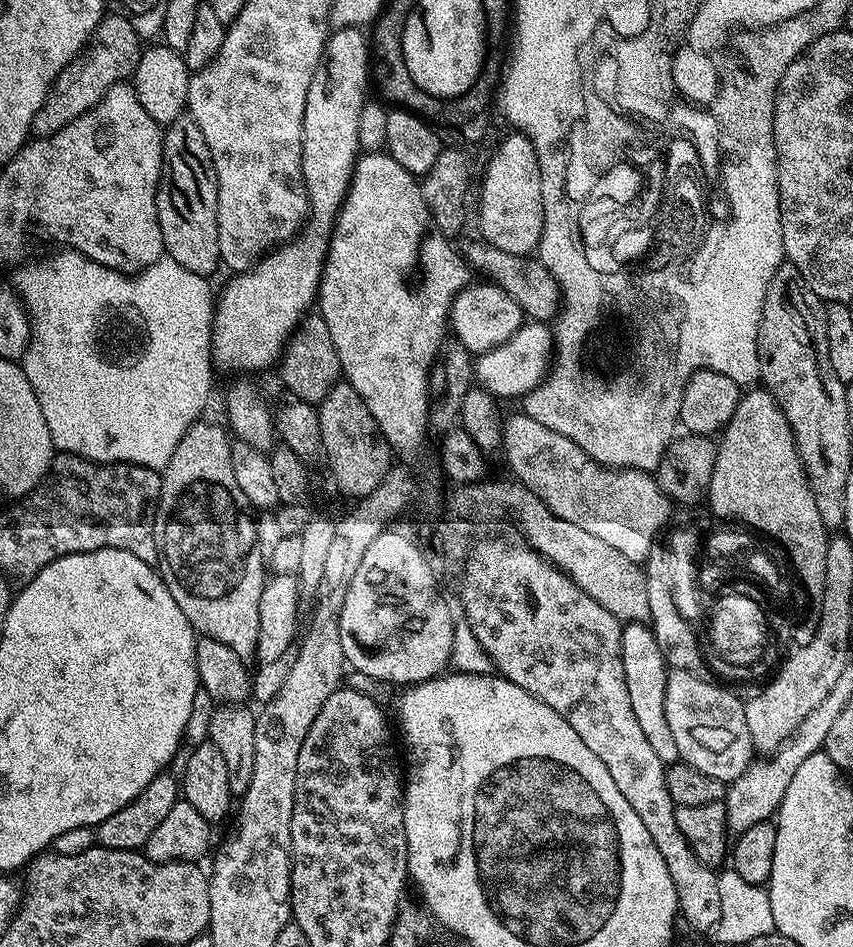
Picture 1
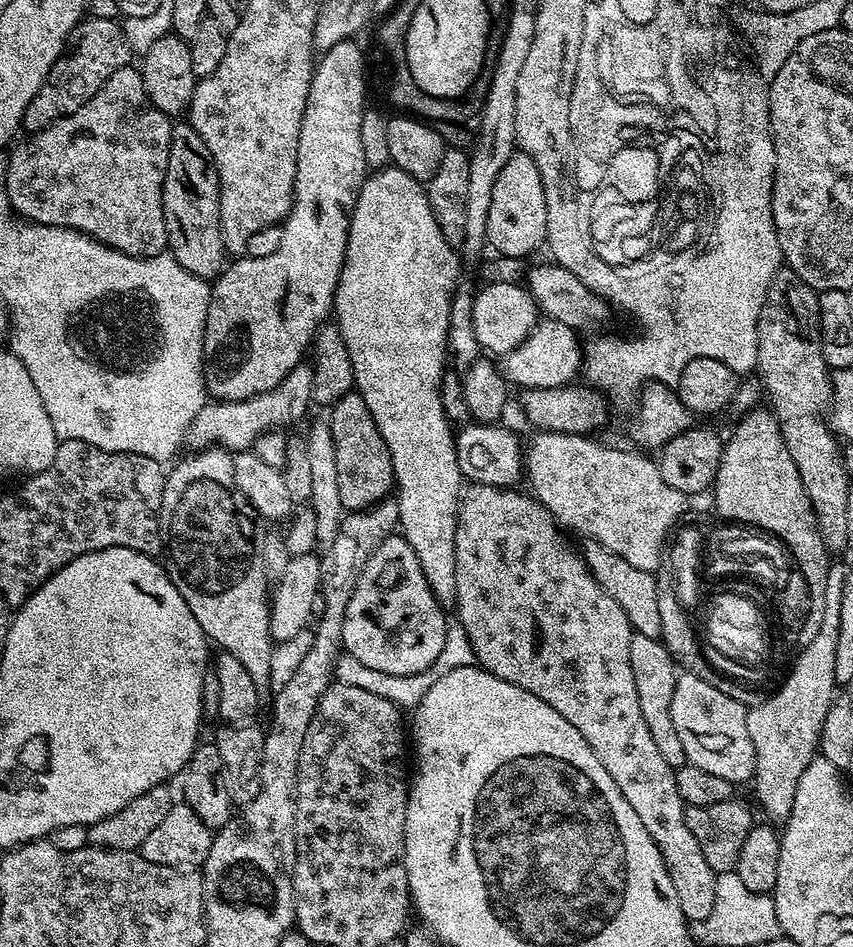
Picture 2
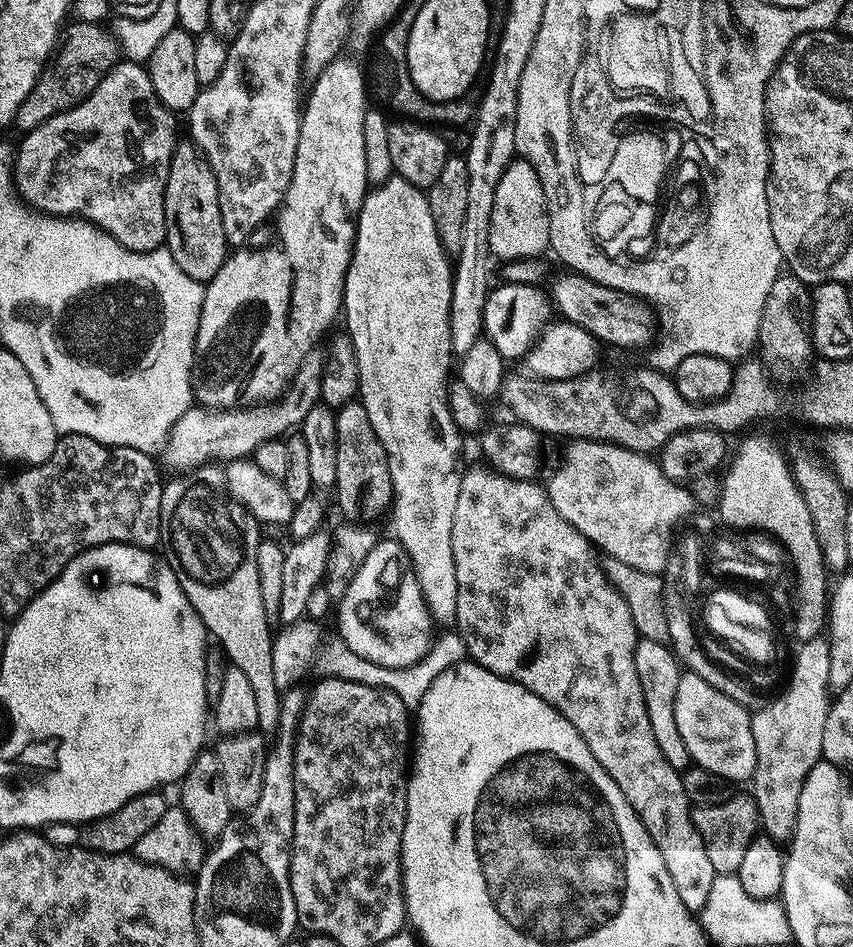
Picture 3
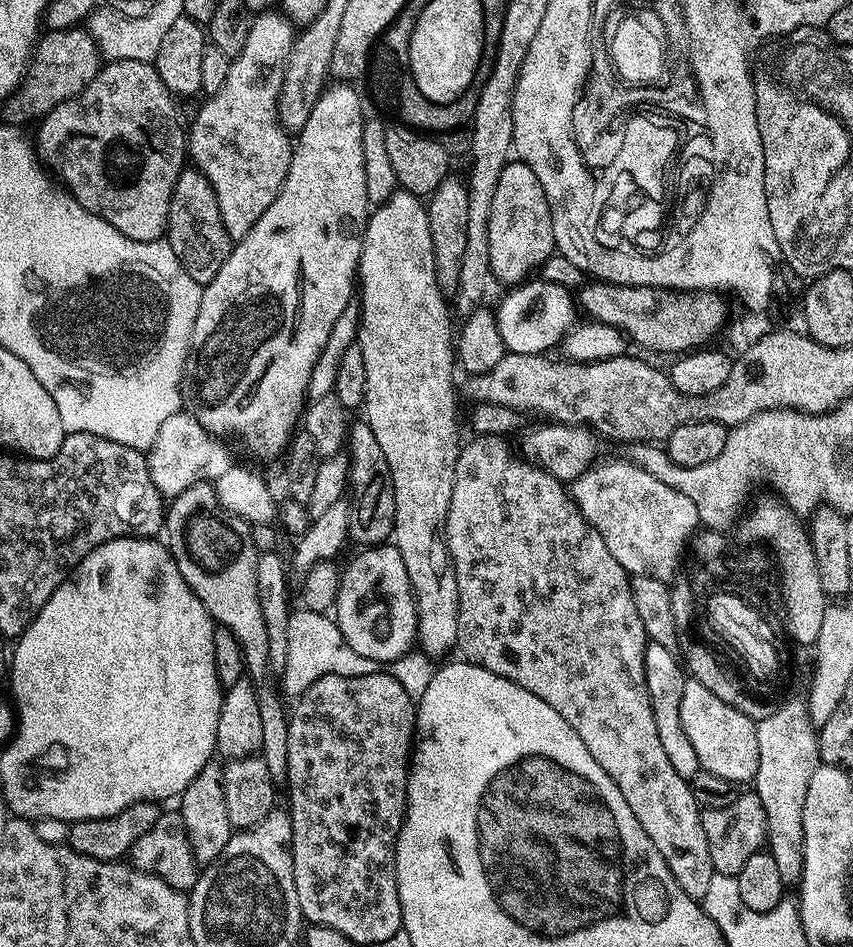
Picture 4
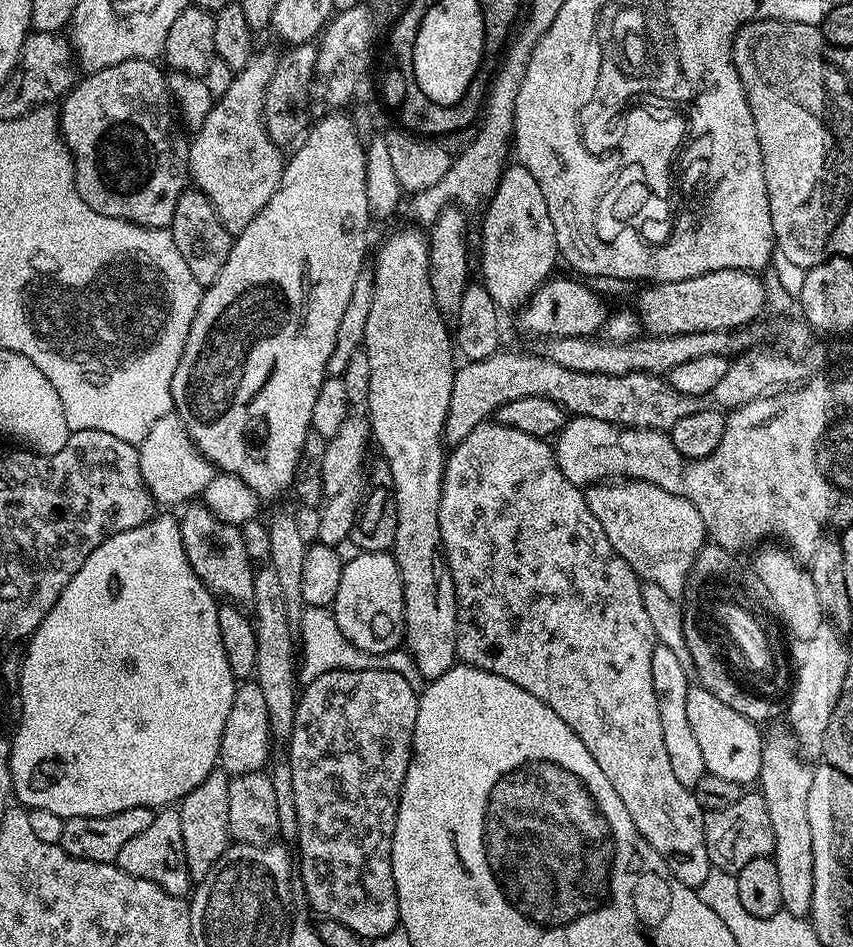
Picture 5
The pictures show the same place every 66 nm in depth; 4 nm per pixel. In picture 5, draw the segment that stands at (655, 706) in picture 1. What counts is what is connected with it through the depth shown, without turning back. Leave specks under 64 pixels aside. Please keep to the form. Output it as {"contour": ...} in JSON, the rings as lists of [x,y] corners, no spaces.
{"contour":[[[657,643],[652,659],[654,690],[658,694],[658,714],[662,718],[662,742],[666,742],[666,754],[670,754],[670,767],[678,777],[678,782],[690,790],[704,777],[705,766],[702,762],[702,749],[694,738],[694,729],[690,727],[690,718],[686,718],[686,694],[690,687],[690,674],[678,662],[670,646]]]}

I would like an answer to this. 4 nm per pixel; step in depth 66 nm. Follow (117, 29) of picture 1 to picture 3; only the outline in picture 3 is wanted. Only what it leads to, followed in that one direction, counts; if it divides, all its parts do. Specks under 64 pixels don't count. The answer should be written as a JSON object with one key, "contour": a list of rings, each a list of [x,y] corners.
{"contour":[[[76,20],[70,24],[63,29],[54,59],[40,73],[26,102],[18,106],[14,124],[17,129],[20,127],[21,133],[42,126],[42,122],[46,122],[54,114],[81,104],[94,90],[94,86],[98,86],[98,82],[102,82],[104,75],[118,62],[116,38],[103,23],[91,24],[85,20]]]}

